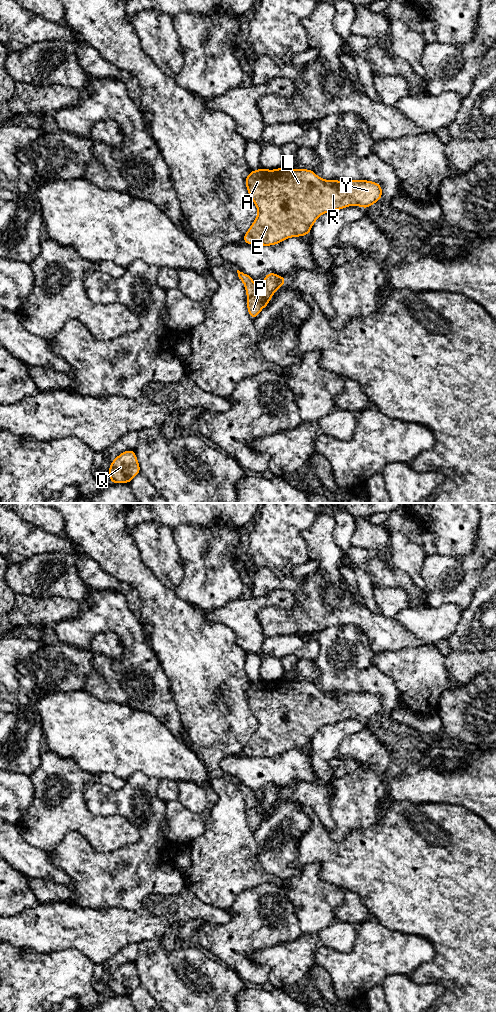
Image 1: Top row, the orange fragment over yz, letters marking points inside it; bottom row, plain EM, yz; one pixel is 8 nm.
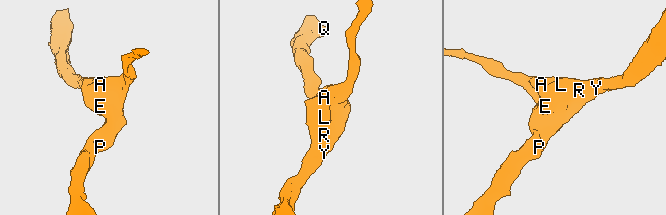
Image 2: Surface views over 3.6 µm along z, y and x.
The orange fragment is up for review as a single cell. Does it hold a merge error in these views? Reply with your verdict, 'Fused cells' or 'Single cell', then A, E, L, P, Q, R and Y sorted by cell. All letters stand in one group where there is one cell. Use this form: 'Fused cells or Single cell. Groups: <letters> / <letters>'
Single cell. Groups: A E L P Q R Y

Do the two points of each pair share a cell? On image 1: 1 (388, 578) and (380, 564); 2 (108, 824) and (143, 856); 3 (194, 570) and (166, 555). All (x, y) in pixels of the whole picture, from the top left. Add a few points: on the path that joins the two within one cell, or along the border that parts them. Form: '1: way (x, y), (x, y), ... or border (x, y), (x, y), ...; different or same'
1: way (385, 575), (380, 570), (380, 567); same
2: border (133, 823), (139, 838), (133, 843), (108, 852); different
3: border (183, 567), (183, 580), (176, 589); different

